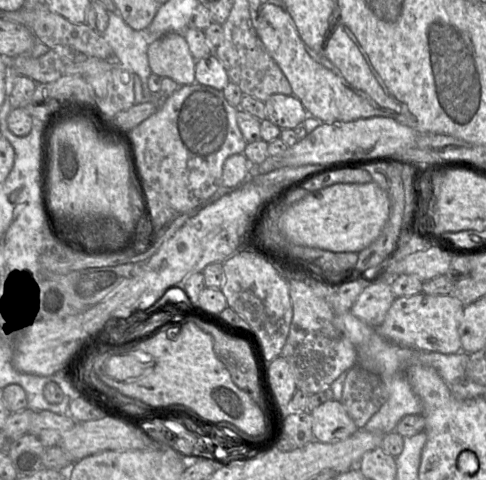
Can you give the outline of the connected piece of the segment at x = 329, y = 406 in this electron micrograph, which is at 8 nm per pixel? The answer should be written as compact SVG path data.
M327 401L311 412L314 440L335 443L354 434L358 428L340 401Z

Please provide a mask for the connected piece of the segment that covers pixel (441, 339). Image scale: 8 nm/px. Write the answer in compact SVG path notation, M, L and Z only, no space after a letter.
M419 293L396 297L384 321L375 330L386 340L413 349L442 354L462 351L458 332L464 305L452 295L430 295Z

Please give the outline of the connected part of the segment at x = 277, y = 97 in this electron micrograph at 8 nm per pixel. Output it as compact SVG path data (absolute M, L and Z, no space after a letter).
M273 94L265 102L266 119L281 129L294 129L306 118L306 109L294 95Z

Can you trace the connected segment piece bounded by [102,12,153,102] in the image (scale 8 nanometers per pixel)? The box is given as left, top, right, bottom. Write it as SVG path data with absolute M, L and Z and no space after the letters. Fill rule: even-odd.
M110 12L103 38L111 46L114 58L142 82L144 102L153 98L148 88L148 78L152 74L148 61L148 45L150 38L147 30L137 31L131 28L118 12Z

